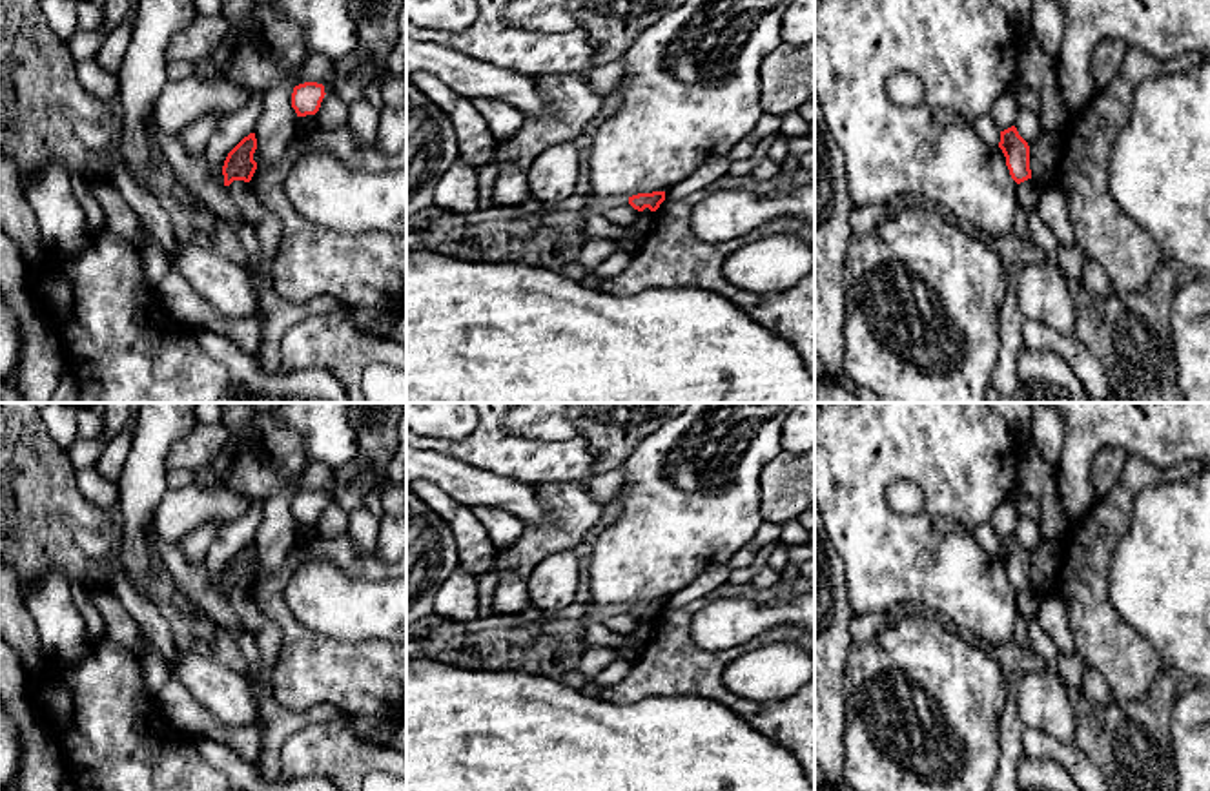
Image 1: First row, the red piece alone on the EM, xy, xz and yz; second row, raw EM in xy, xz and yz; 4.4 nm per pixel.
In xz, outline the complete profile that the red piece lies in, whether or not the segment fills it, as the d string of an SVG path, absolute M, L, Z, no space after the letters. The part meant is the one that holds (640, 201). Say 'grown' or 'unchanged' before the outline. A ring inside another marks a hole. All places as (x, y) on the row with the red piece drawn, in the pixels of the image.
unchanged; M665 191L638 193L629 197L629 204L638 211L643 211L645 208L656 211L663 200L665 200Z

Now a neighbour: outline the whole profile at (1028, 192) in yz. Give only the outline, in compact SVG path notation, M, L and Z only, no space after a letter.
M1031 179L1017 184L1019 206L1024 206L1028 211L1037 206L1039 195L1041 188Z

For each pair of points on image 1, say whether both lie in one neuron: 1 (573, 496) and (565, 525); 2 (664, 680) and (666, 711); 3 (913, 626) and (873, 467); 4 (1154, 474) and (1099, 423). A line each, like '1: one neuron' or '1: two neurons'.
1: one neuron
2: two neurons
3: two neurons
4: two neurons

